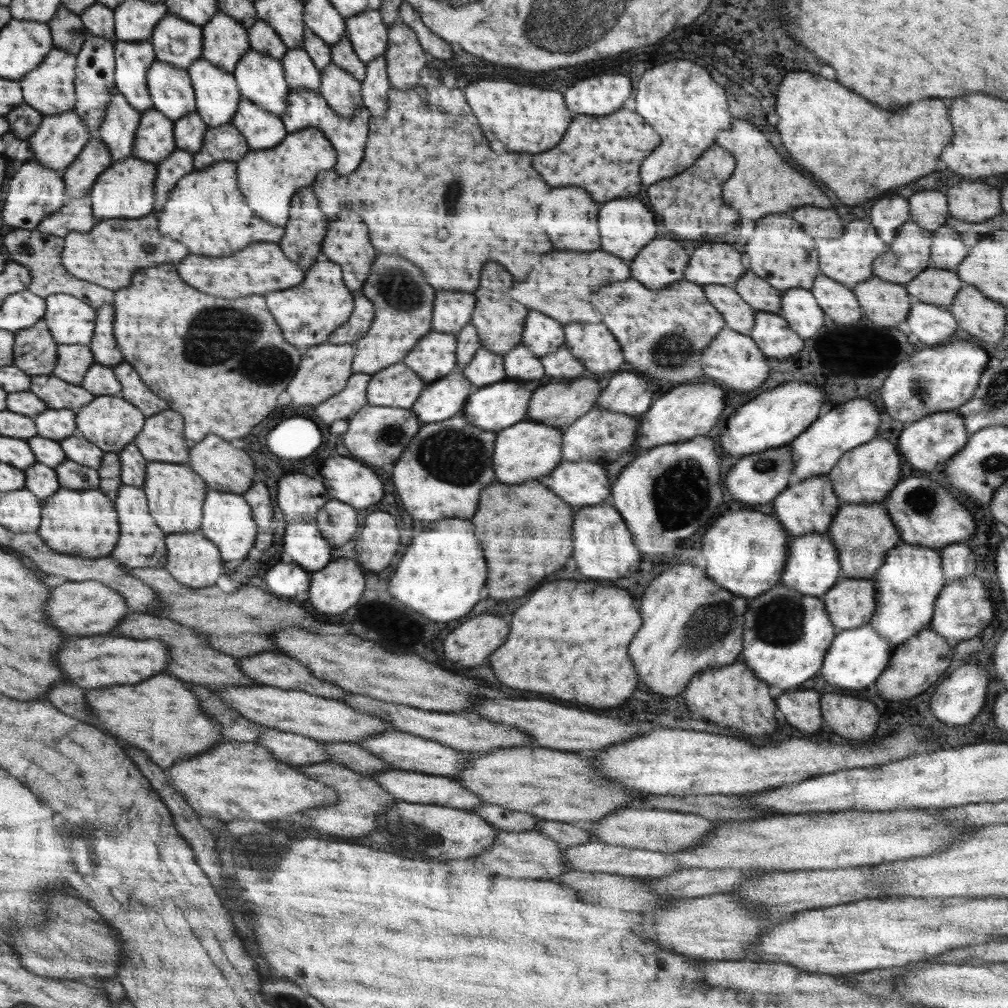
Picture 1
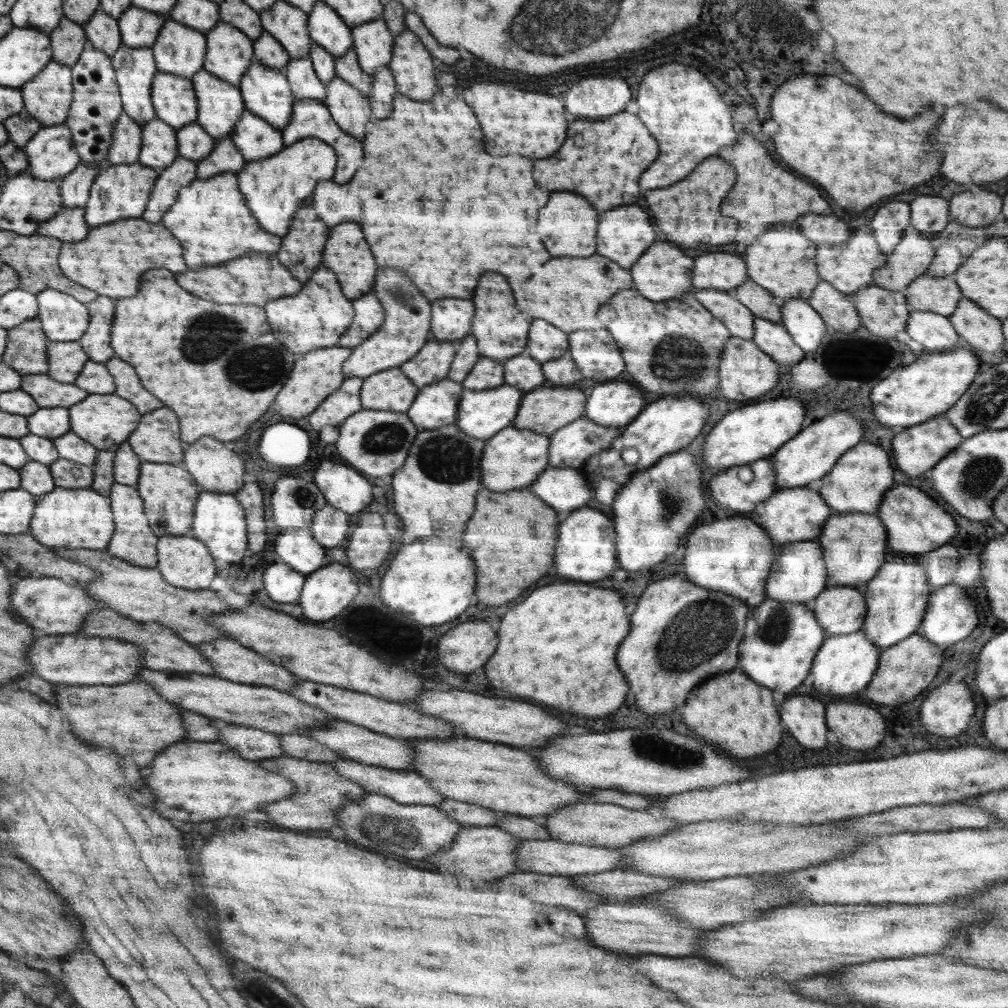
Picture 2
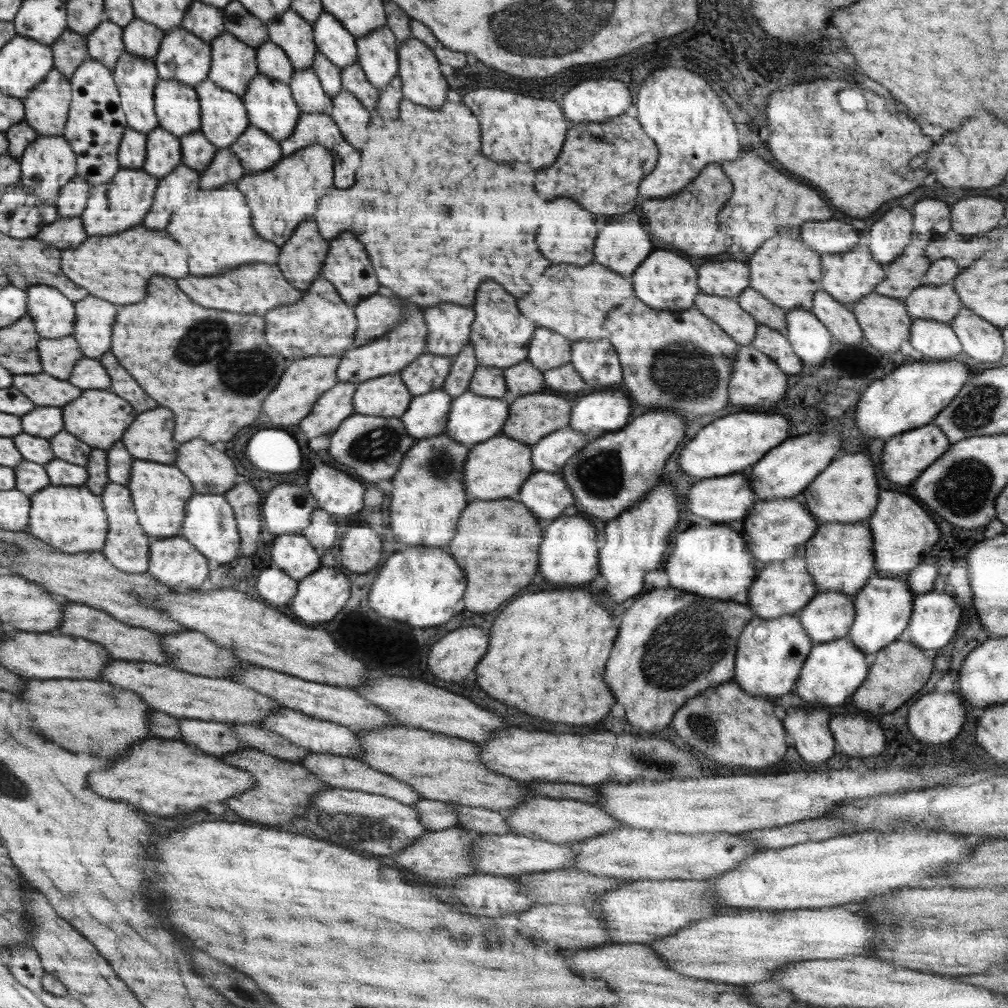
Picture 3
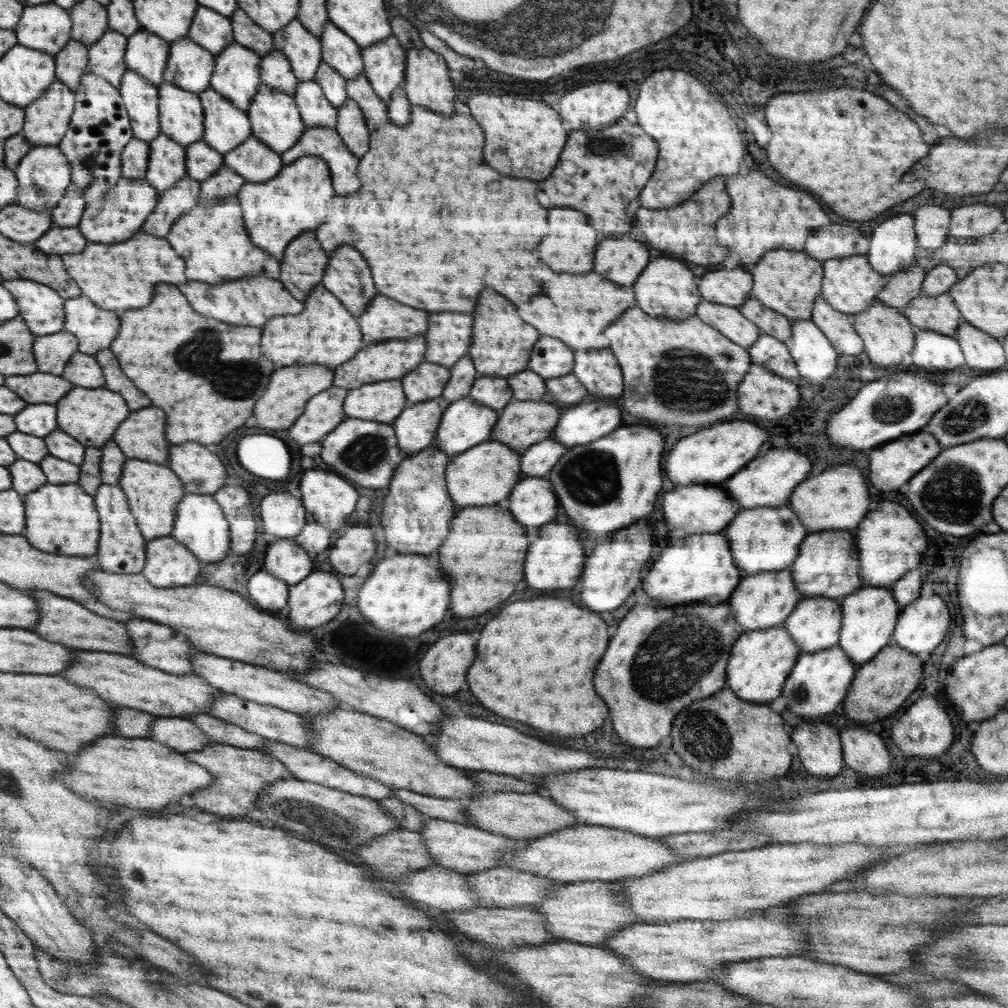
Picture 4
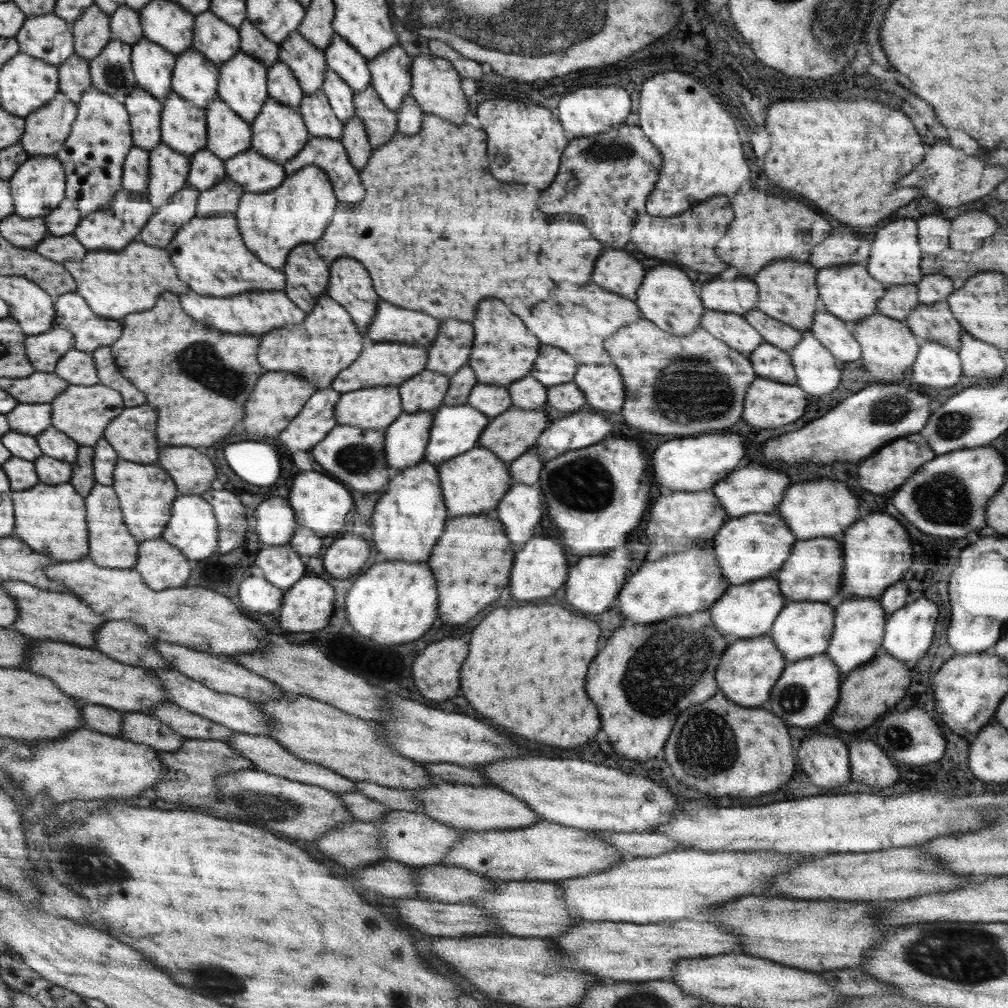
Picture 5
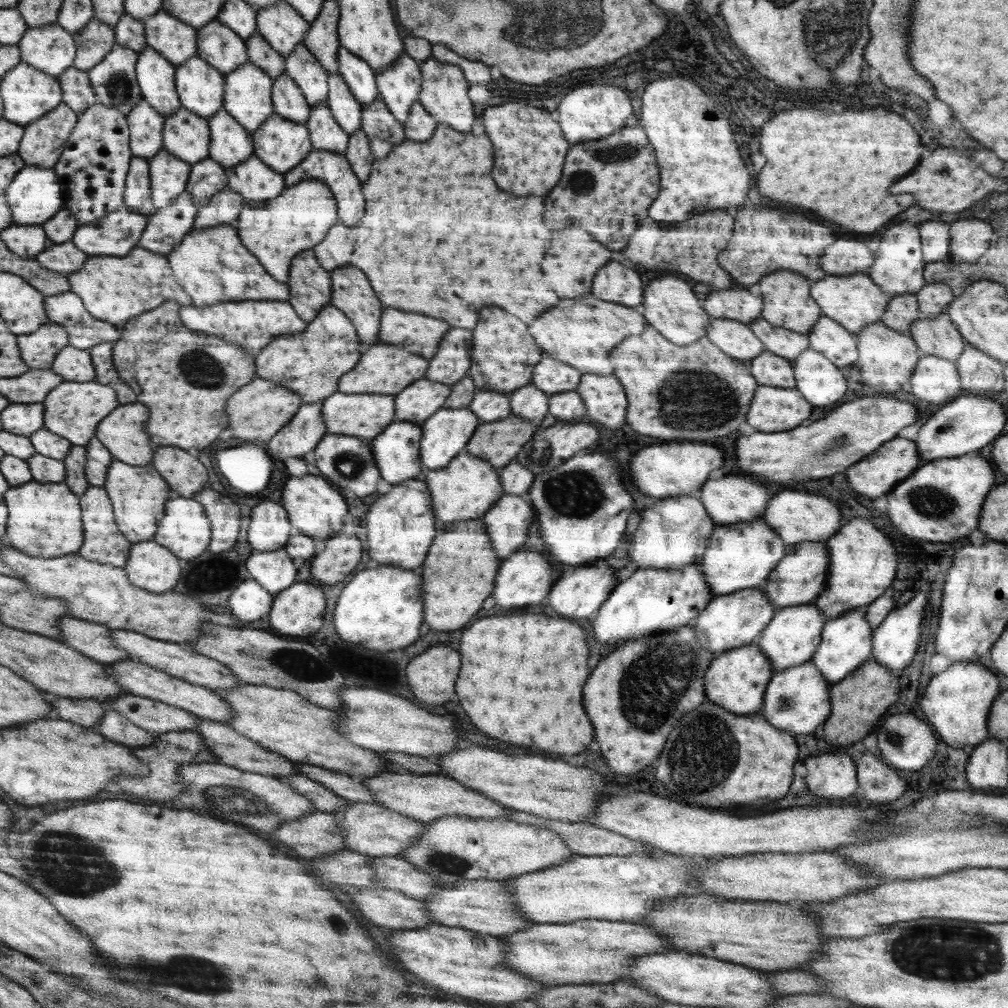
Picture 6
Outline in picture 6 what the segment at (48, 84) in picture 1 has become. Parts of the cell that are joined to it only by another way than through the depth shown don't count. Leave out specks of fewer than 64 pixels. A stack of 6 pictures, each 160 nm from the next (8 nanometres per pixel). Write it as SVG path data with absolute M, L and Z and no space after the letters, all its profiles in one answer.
M63 102L46 116L25 126L17 154L28 166L53 169L78 118L78 113Z

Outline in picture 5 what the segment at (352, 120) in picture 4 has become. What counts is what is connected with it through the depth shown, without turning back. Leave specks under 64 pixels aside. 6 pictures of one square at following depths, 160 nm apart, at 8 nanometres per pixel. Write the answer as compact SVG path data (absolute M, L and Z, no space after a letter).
M354 114L348 120L343 121L343 133L340 141L345 145L349 159L356 168L359 171L364 168L372 154L372 147L369 143L365 123L358 115Z

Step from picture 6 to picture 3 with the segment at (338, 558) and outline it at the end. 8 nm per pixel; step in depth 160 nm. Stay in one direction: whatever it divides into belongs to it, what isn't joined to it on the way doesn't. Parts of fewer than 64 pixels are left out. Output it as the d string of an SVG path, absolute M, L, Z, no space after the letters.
M352 526L342 538L340 558L342 564L352 572L370 572L382 558L382 538L372 526Z

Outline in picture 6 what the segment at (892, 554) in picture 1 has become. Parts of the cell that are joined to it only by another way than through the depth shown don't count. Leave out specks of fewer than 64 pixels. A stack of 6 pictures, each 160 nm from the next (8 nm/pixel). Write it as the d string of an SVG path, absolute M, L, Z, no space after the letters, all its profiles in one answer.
M858 607L834 620L826 621L821 637L822 643L818 645L811 660L830 684L845 679L852 671L870 660L873 630L870 628L865 608Z

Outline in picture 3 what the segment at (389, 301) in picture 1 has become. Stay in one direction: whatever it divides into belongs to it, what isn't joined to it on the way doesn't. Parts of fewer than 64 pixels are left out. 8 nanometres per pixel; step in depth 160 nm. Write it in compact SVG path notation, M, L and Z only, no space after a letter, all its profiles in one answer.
M406 300L406 316L404 316L404 322L398 324L398 328L390 330L390 334L374 339L372 344L366 344L362 348L350 350L350 354L346 352L346 356L342 356L342 368L338 368L338 380L358 385L364 383L364 380L370 380L370 378L376 378L376 376L399 373L408 367L415 358L428 351L426 344L428 342L424 314L420 312L420 308L416 304L410 304Z

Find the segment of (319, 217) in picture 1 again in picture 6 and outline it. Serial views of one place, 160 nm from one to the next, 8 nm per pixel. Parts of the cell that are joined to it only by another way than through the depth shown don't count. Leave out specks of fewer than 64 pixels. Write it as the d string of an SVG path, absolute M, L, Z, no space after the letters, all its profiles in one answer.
M313 250L302 252L298 255L298 260L294 260L294 272L289 272L287 284L290 289L288 302L293 305L299 317L307 322L313 321L319 315L318 308L331 302L330 298L330 275L326 269L321 267Z

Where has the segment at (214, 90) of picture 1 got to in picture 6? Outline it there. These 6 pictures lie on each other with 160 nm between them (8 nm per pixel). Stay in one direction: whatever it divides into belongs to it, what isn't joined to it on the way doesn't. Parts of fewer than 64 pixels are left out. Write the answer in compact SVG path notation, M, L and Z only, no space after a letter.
M224 108L206 119L212 132L209 158L219 162L224 170L237 167L256 152L248 129Z

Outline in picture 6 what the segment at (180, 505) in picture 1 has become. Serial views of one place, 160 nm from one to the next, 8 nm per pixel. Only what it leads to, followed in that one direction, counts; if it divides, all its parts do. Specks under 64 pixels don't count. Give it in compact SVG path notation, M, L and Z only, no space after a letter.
M114 460L105 480L110 500L114 500L113 510L118 512L117 526L132 543L148 541L156 535L158 524L164 519L164 506L170 496L164 477L156 472L152 464L130 466L126 462Z

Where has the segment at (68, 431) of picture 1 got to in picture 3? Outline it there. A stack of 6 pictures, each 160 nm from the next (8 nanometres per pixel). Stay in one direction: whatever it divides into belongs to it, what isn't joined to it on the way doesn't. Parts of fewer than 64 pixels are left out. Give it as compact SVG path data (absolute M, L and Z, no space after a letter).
M34 408L22 418L22 424L26 424L26 434L40 436L40 438L50 438L58 432L65 430L64 420L62 420L62 410L60 408Z

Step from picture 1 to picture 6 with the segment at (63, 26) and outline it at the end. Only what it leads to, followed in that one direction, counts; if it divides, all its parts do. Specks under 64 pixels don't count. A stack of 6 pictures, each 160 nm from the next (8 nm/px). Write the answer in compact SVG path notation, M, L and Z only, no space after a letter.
M70 67L68 70L64 70L60 76L57 76L57 79L64 90L64 104L74 109L74 112L80 114L88 106L94 106L97 103L96 94L87 72Z

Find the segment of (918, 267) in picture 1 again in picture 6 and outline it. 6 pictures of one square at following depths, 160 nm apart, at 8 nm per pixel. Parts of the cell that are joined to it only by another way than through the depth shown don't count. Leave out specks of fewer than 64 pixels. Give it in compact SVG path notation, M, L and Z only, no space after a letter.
M904 293L891 297L880 321L887 327L909 336L910 325L919 318L917 296Z

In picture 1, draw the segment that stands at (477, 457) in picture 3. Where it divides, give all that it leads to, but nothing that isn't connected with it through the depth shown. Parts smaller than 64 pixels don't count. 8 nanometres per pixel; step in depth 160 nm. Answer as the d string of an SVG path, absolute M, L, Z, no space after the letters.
M526 419L497 431L494 449L496 480L504 484L520 484L524 480L541 480L561 463L563 428Z

